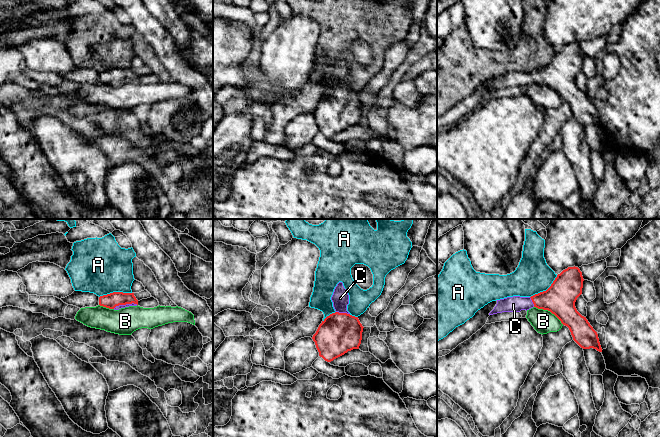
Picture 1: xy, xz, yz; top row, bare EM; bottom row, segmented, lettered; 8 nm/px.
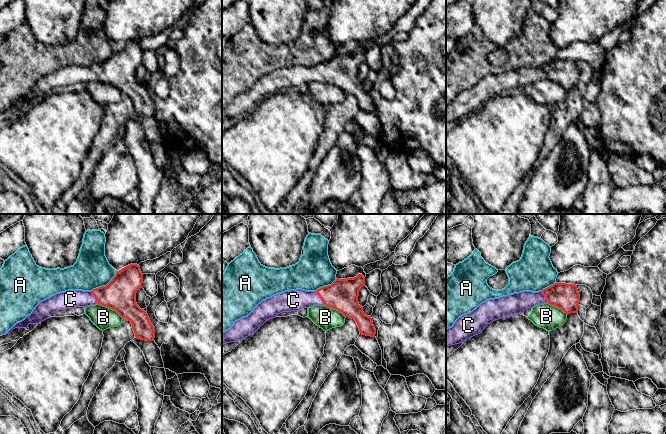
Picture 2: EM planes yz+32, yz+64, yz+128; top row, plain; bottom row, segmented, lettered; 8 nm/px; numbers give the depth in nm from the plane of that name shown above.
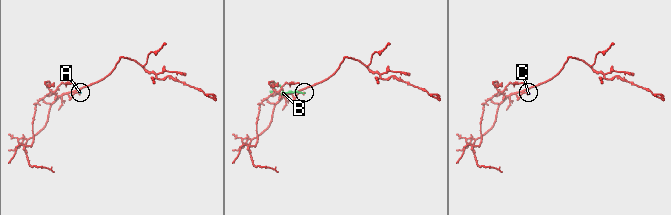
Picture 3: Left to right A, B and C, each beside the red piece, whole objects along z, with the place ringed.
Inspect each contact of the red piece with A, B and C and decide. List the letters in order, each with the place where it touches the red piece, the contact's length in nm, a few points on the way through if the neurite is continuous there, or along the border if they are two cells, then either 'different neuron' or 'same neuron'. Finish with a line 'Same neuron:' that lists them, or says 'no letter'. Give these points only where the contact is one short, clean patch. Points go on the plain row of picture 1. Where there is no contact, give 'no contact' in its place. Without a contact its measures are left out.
A: meets red in xy at (115, 68); contact 260 nm long; border along xy (131, 68), (110, 68), (99, 73); different neuron
B: meets red in yz at (549, 86); contact 280 nm long; different neuron
C: meets red in xy at (125, 80); contact 200 nm long; runs through xy (114, 75), (121, 76), (125, 80), (127, 81); same neuron
Same neuron: C

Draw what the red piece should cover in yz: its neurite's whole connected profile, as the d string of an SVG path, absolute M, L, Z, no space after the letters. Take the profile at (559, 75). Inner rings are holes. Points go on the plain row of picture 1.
M568 43L557 51L546 67L531 73L513 72L497 76L489 91L527 87L533 83L548 86L569 104L573 116L581 124L602 128L597 108L575 83L577 74L582 70L583 57L578 43Z

